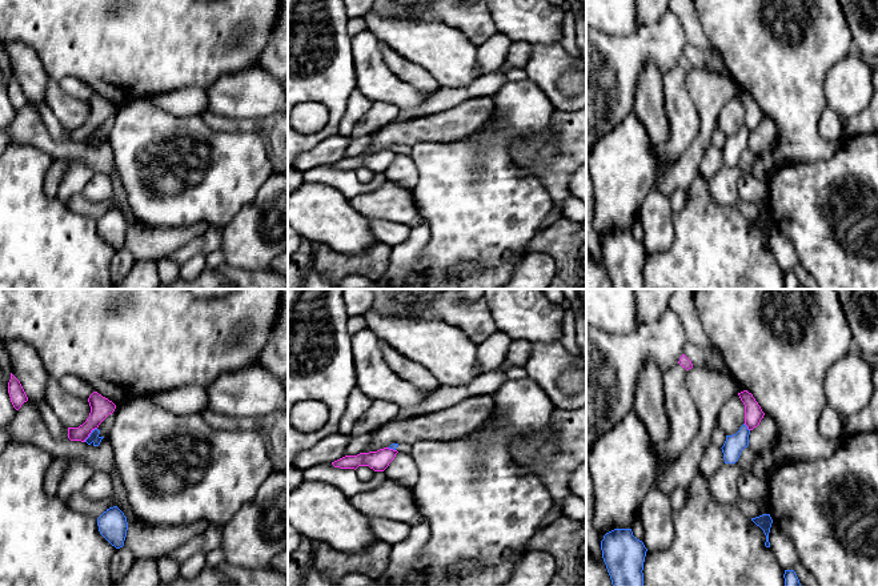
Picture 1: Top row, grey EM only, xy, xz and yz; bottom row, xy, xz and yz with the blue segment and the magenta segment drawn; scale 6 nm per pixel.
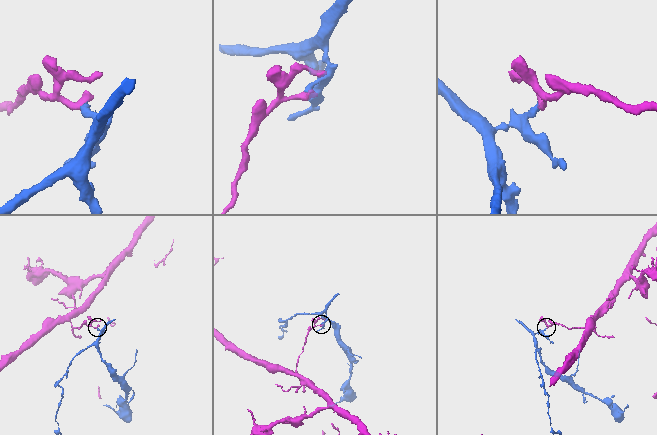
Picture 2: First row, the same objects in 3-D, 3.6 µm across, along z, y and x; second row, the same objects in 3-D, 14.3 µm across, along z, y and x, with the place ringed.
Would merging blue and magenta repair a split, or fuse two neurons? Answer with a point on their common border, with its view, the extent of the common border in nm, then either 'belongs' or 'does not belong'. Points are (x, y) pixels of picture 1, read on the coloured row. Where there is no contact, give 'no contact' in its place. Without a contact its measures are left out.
xy (89, 434) | 120 nm | does not belong

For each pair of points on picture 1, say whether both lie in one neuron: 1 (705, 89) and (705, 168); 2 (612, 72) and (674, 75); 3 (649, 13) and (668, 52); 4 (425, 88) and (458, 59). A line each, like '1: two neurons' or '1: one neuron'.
1: two neurons
2: two neurons
3: two neurons
4: two neurons

